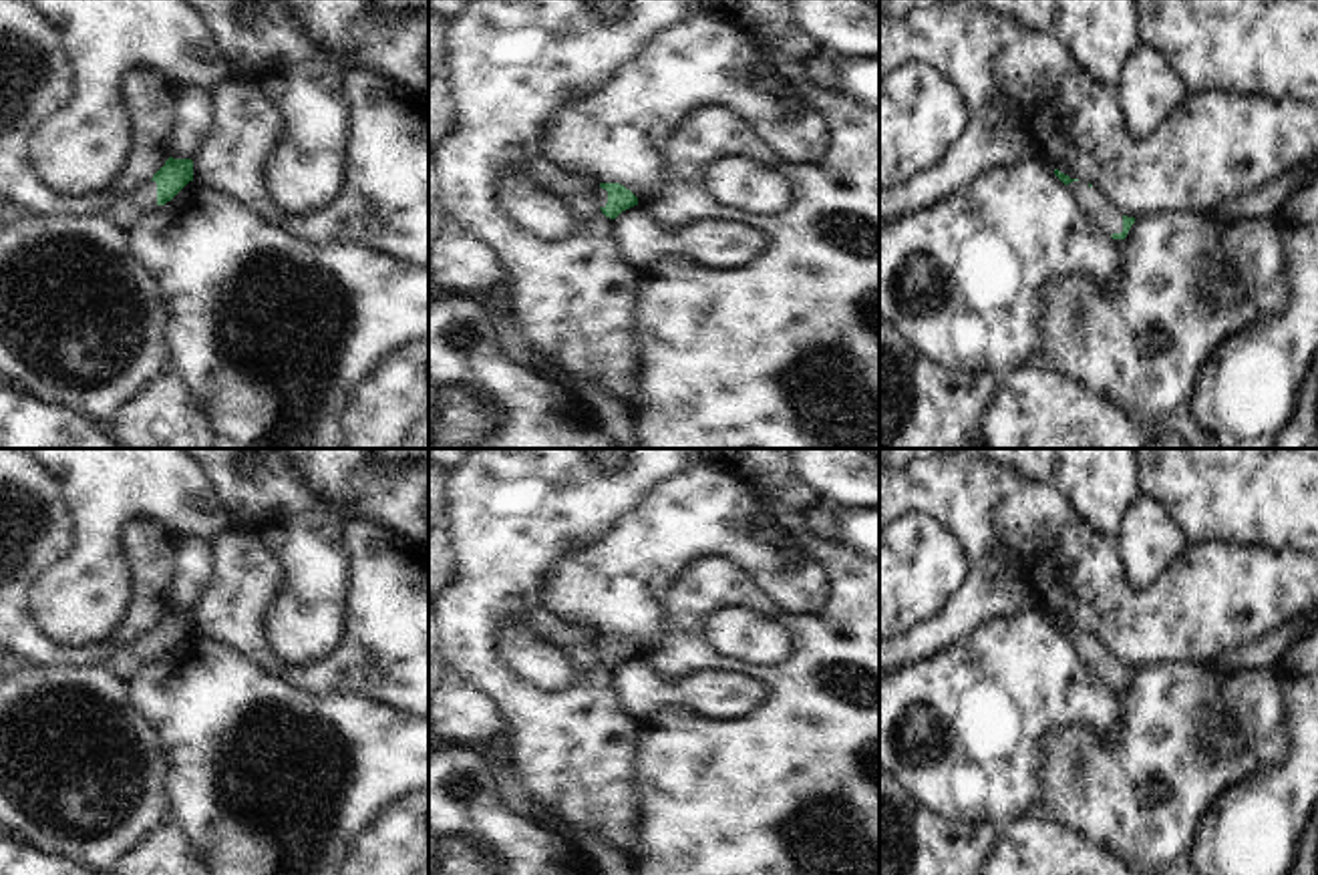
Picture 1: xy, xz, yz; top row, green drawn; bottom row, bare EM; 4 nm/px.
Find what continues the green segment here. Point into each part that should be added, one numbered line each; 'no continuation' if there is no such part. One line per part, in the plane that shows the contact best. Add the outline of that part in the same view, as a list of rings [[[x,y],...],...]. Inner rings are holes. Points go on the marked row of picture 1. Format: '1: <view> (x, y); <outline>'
1: xy (129, 212); [[[149,181],[141,191],[121,199],[109,215],[129,231],[157,209],[157,183]]]

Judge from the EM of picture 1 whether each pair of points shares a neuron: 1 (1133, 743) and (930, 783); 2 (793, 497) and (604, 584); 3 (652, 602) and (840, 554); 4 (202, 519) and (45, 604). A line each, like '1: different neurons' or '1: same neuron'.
1: different neurons
2: different neurons
3: different neurons
4: same neuron

